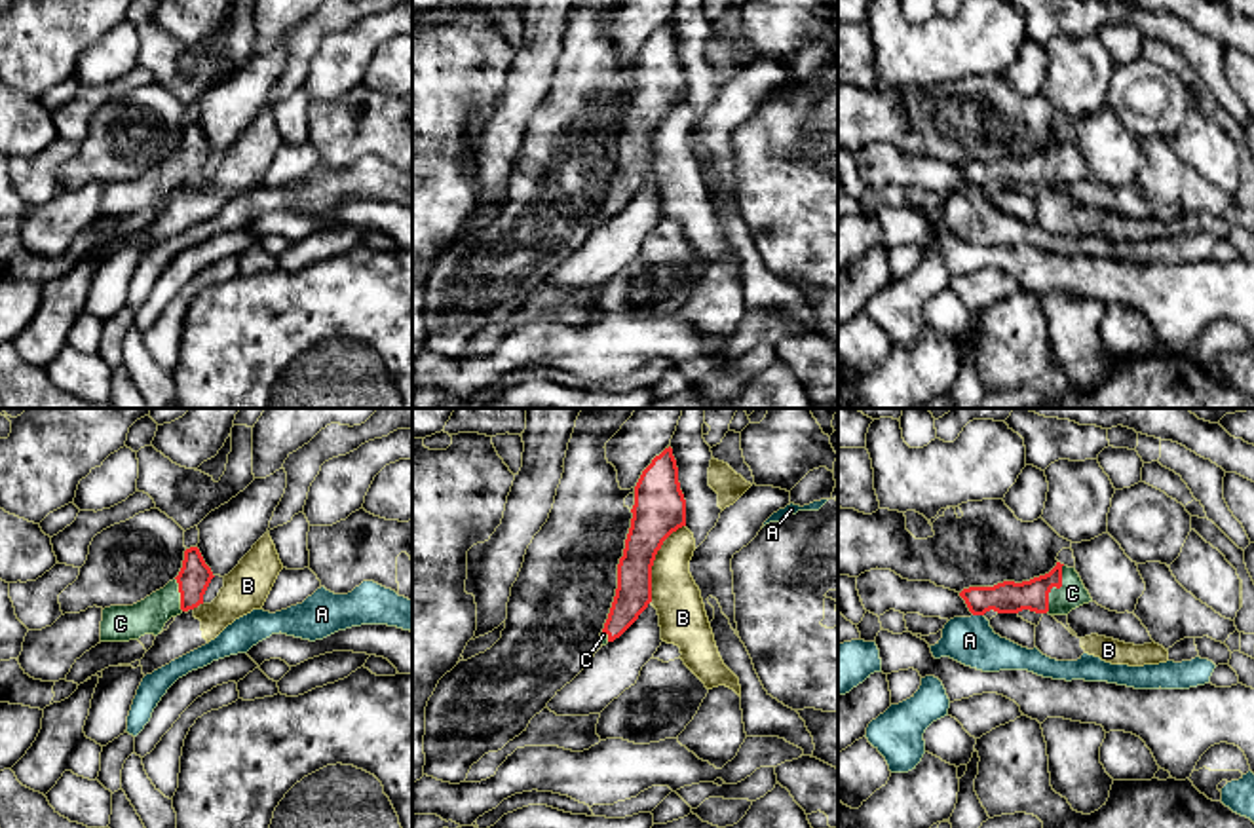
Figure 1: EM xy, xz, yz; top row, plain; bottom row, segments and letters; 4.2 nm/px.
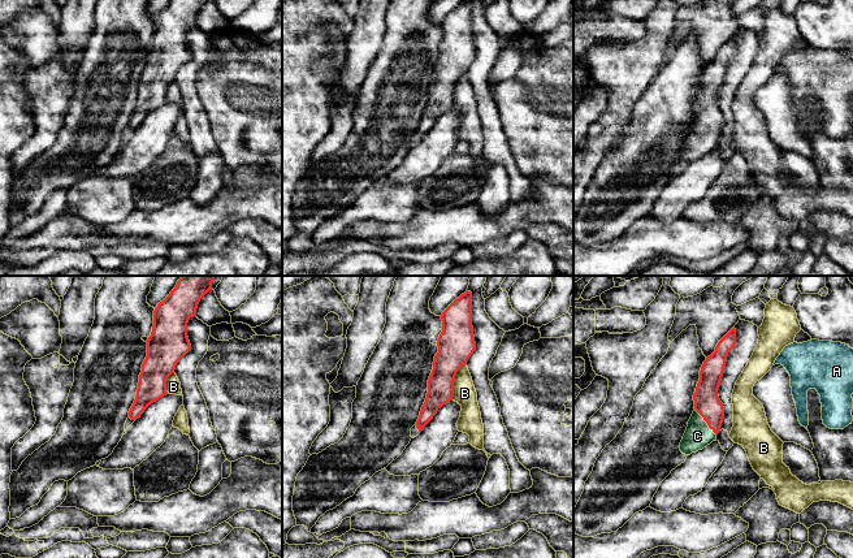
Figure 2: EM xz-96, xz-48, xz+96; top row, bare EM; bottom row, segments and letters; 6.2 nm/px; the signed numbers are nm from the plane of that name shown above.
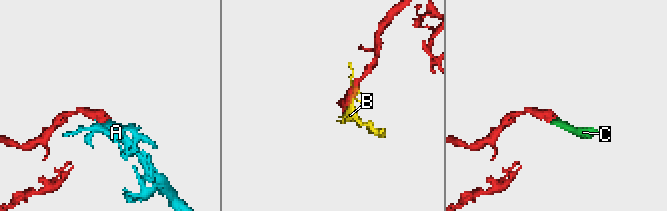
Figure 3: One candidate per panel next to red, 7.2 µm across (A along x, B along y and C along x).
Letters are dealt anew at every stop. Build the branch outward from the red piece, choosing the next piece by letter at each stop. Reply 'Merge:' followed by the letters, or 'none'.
Merge: C

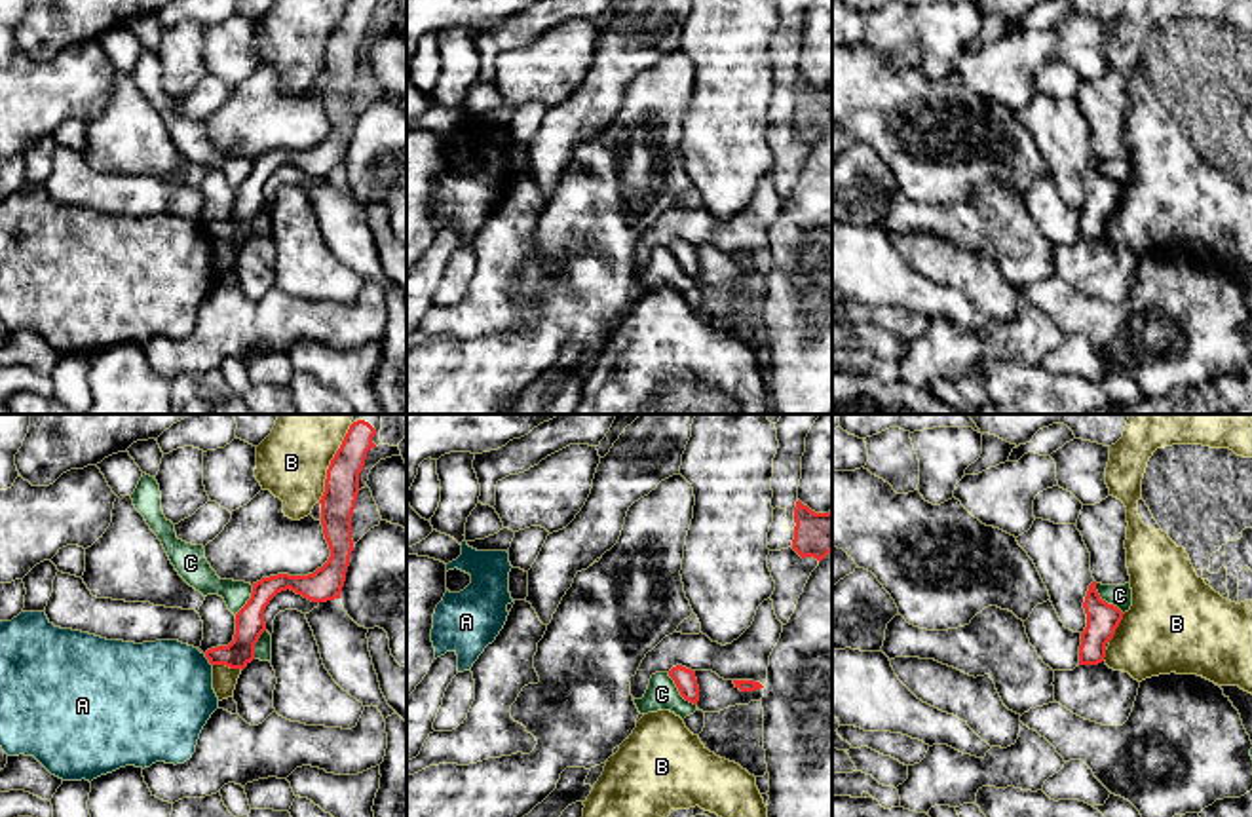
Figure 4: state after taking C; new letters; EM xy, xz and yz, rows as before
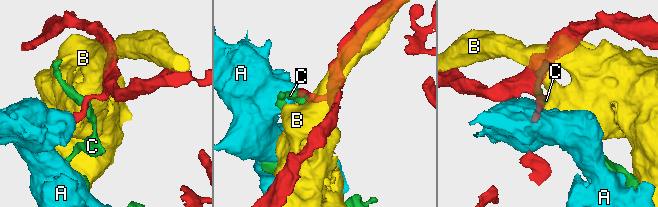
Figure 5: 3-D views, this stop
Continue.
Merge: none

